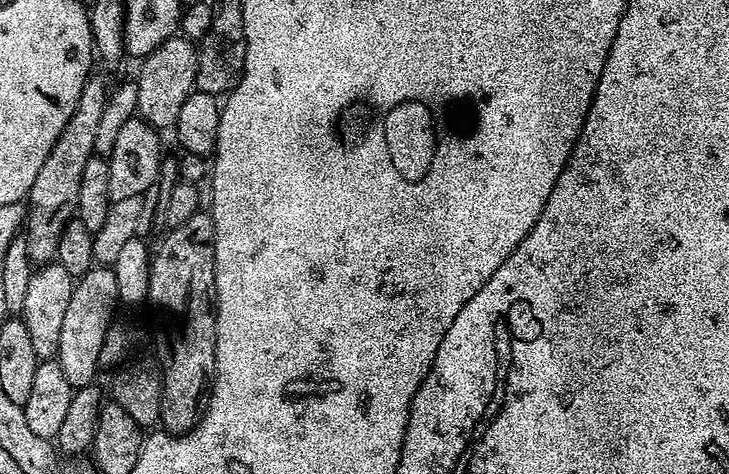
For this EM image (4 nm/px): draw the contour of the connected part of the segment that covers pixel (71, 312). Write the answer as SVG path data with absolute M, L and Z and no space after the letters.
M93 266L73 283L70 303L62 321L62 338L58 341L58 359L72 389L85 388L97 379L96 371L102 368L99 355L107 332L114 325L112 315L118 301L118 281L112 266Z

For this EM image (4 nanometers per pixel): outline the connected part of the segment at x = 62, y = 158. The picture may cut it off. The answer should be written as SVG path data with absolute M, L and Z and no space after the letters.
M89 75L82 86L82 94L78 94L78 106L74 106L70 122L66 122L62 134L58 134L58 142L54 142L50 154L46 154L46 162L42 162L42 170L38 170L38 178L34 178L34 186L26 197L26 231L23 238L28 257L36 266L56 260L58 238L62 238L62 230L66 230L76 216L82 174L86 170L86 162L90 162L95 153L94 138L97 137L97 127L110 93L109 85L104 85L103 78L96 75Z

